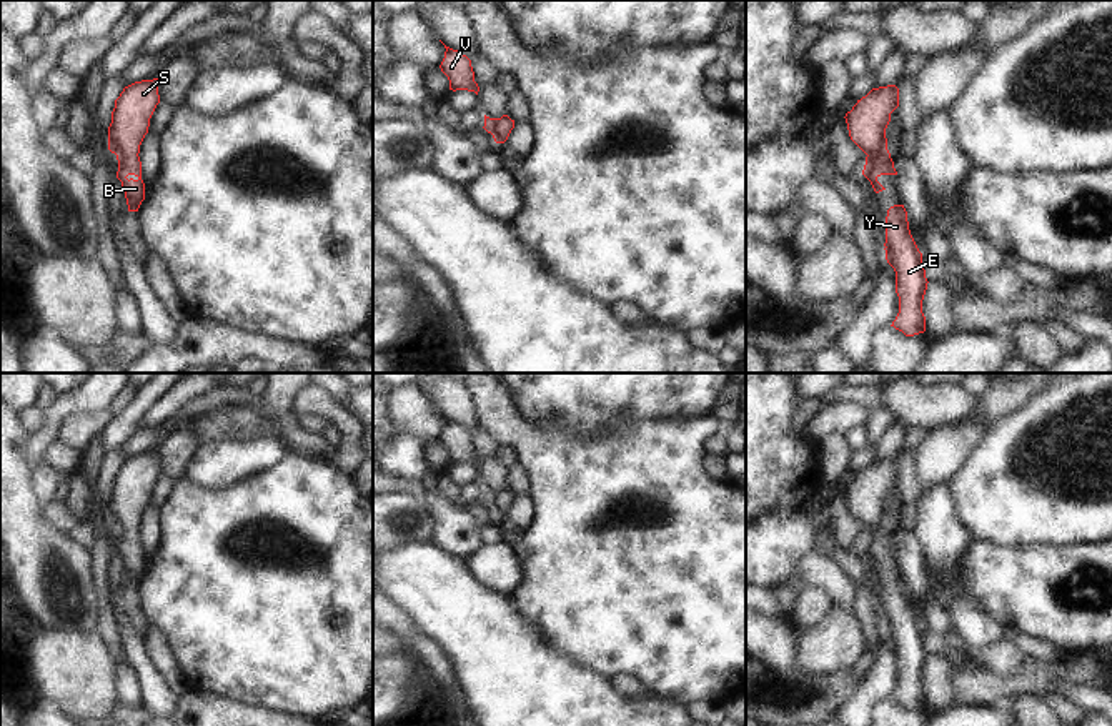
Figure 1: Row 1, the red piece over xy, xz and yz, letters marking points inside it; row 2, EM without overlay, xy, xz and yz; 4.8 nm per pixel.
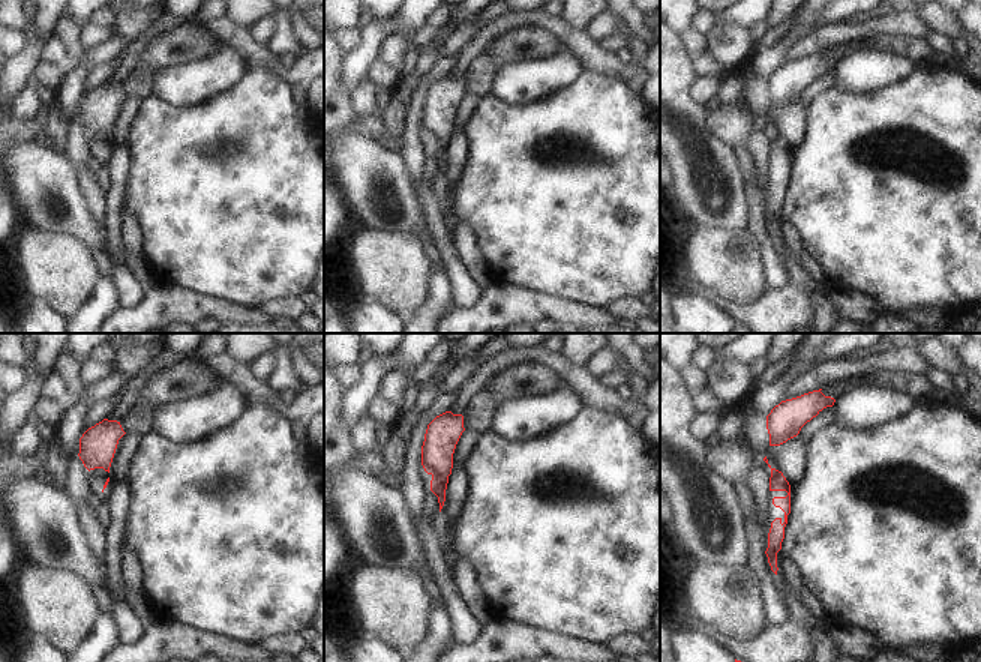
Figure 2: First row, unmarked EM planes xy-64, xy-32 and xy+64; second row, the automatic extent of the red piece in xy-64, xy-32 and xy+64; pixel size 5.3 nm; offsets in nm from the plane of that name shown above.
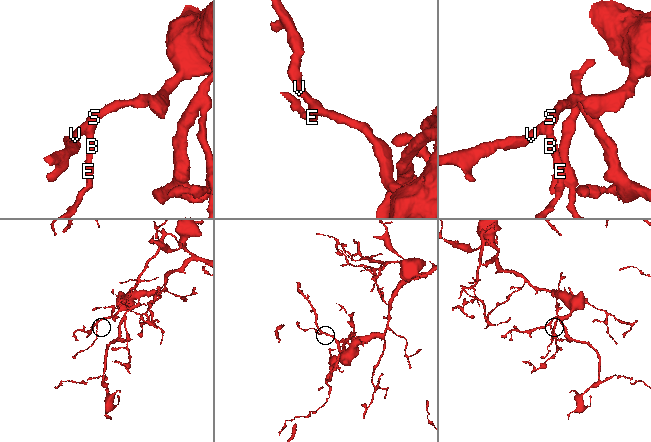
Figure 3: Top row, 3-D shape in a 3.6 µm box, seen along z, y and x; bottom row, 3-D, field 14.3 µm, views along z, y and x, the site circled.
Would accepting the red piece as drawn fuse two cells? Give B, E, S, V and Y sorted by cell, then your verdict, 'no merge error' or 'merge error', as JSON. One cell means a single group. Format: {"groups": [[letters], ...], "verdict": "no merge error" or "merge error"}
{"groups": [["B", "E", "S", "V", "Y"]], "verdict": "no merge error"}

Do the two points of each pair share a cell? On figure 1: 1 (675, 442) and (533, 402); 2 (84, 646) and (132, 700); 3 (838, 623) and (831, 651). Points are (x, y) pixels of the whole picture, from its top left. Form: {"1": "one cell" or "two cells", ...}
{"1": "two cells", "2": "two cells", "3": "one cell"}

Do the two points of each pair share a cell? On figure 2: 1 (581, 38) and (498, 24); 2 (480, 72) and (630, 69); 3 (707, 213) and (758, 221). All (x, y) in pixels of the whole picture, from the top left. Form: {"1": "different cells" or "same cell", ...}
{"1": "same cell", "2": "different cells", "3": "different cells"}

